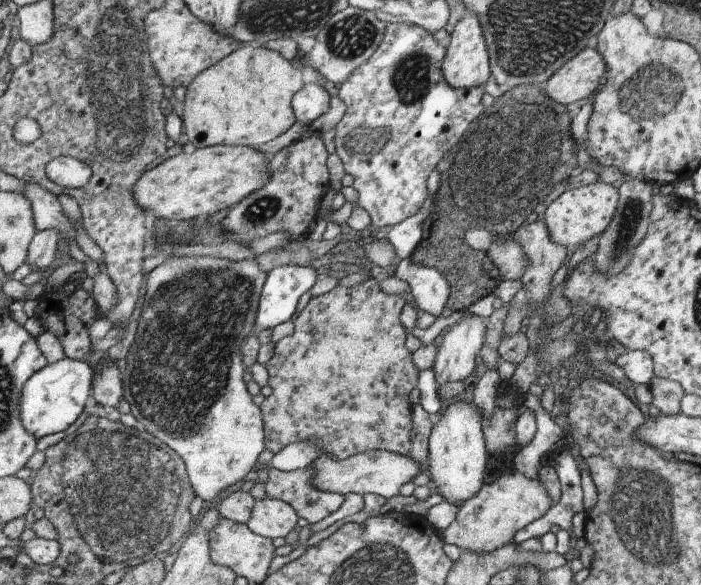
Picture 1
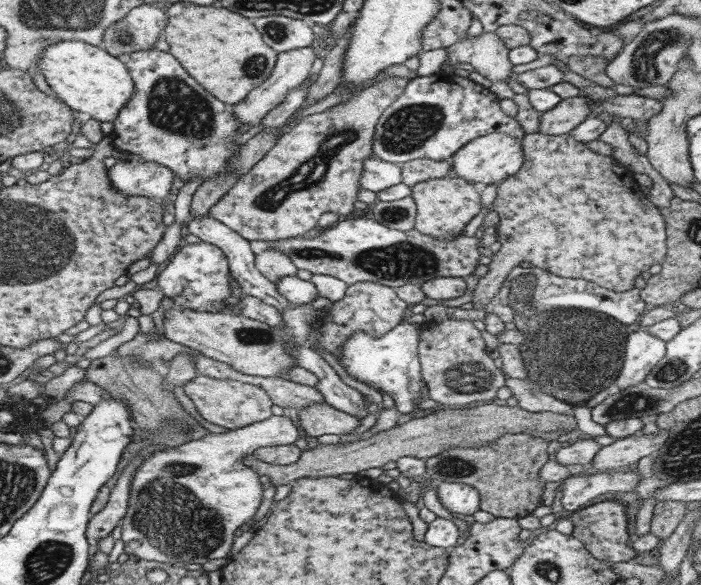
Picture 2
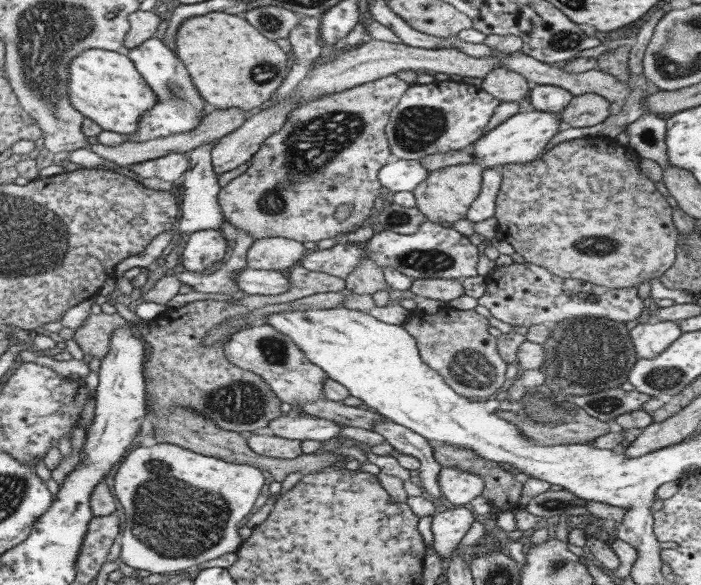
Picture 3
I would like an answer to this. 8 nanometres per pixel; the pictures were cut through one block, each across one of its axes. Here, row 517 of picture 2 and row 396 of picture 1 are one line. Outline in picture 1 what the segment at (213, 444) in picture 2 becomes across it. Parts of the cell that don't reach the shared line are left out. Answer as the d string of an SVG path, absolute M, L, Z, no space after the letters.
M199 256L172 258L153 268L148 275L147 284L145 284L145 298L143 298L141 314L139 314L137 322L137 331L125 358L127 366L120 376L122 398L129 404L130 414L138 421L138 426L181 458L194 496L199 496L202 500L207 501L216 500L215 496L219 492L225 490L227 486L228 488L236 486L236 482L256 466L258 456L264 450L264 423L260 409L251 402L251 394L247 392L247 386L243 380L243 372L248 369L243 368L243 364L241 364L240 348L245 338L253 332L254 319L258 312L258 303L266 280L266 273L260 270L254 259L231 261L222 257Z

